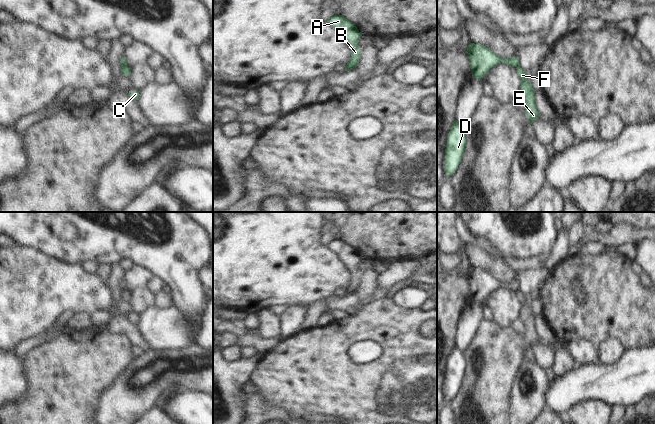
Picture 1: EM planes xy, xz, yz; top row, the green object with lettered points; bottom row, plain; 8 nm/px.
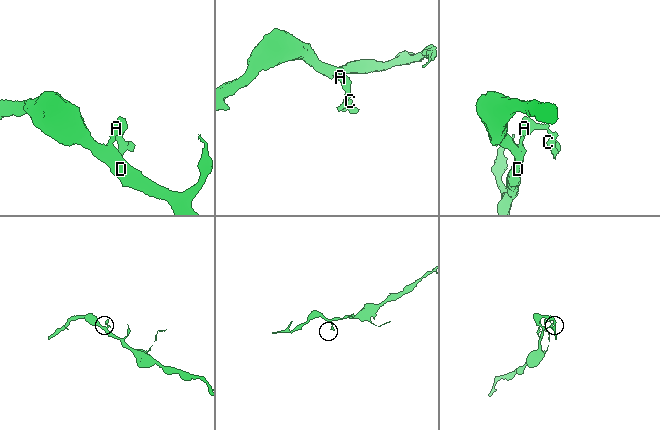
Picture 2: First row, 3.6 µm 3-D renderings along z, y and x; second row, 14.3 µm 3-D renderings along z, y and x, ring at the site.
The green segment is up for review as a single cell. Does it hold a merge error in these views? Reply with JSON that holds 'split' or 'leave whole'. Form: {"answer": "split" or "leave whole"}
{"answer": "split"}

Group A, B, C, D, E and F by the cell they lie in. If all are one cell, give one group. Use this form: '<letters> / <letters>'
A B D / C E F

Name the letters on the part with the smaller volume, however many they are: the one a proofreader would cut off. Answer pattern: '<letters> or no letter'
C, E, F

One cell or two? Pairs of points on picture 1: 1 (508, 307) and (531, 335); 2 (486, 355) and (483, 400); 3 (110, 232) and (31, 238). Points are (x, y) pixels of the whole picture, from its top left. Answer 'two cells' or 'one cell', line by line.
1: two cells
2: one cell
3: one cell

